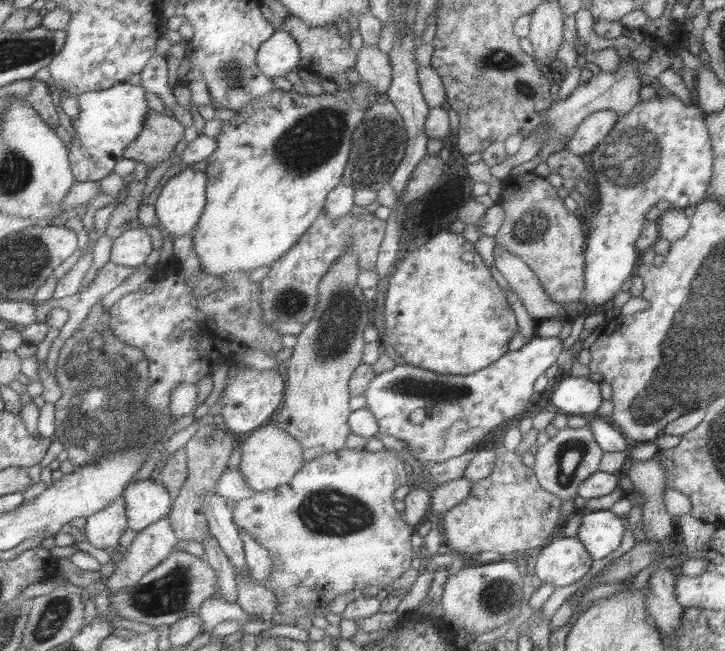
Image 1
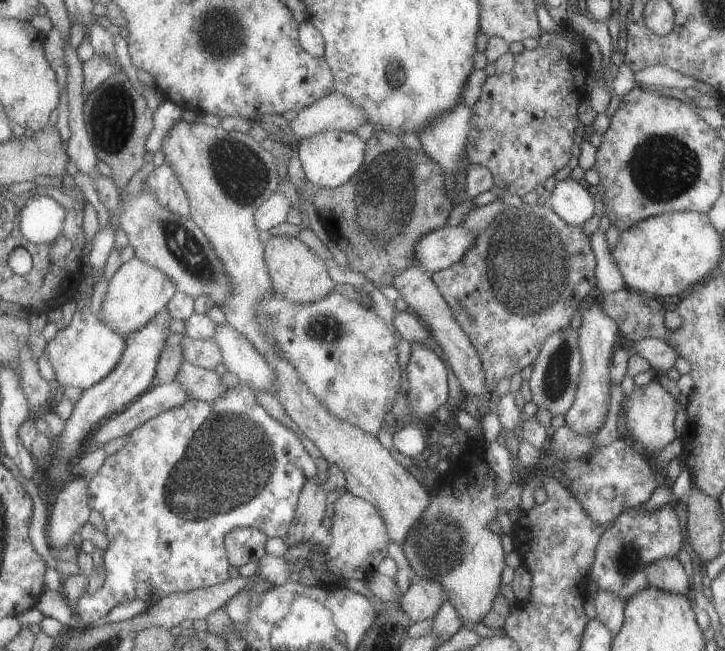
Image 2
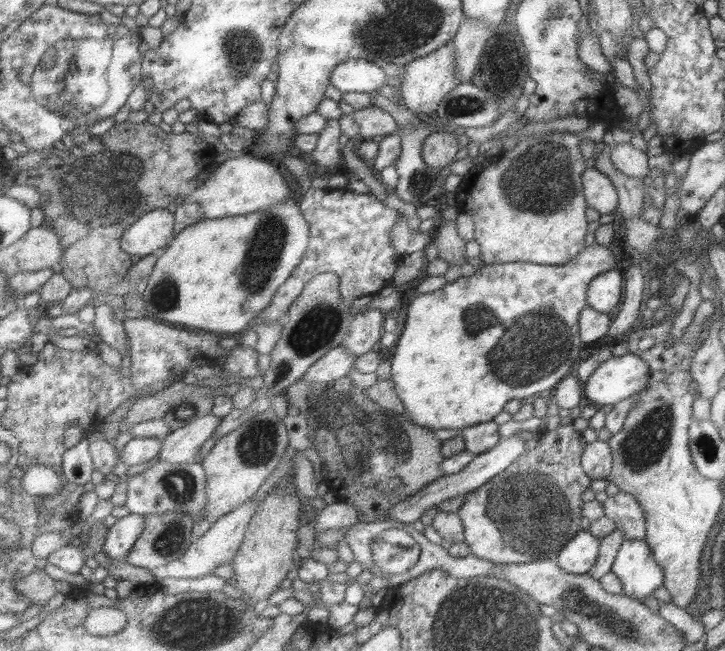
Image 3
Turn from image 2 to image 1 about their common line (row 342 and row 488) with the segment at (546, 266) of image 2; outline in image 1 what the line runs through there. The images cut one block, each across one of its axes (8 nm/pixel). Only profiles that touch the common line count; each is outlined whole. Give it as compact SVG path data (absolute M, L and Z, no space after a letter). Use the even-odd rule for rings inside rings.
M503 442L494 449L498 453L498 464L493 473L475 483L470 498L444 514L445 540L468 558L480 552L498 552L508 557L520 550L535 553L559 523L561 498L542 488L536 467L526 466L523 456L517 451L508 451Z

